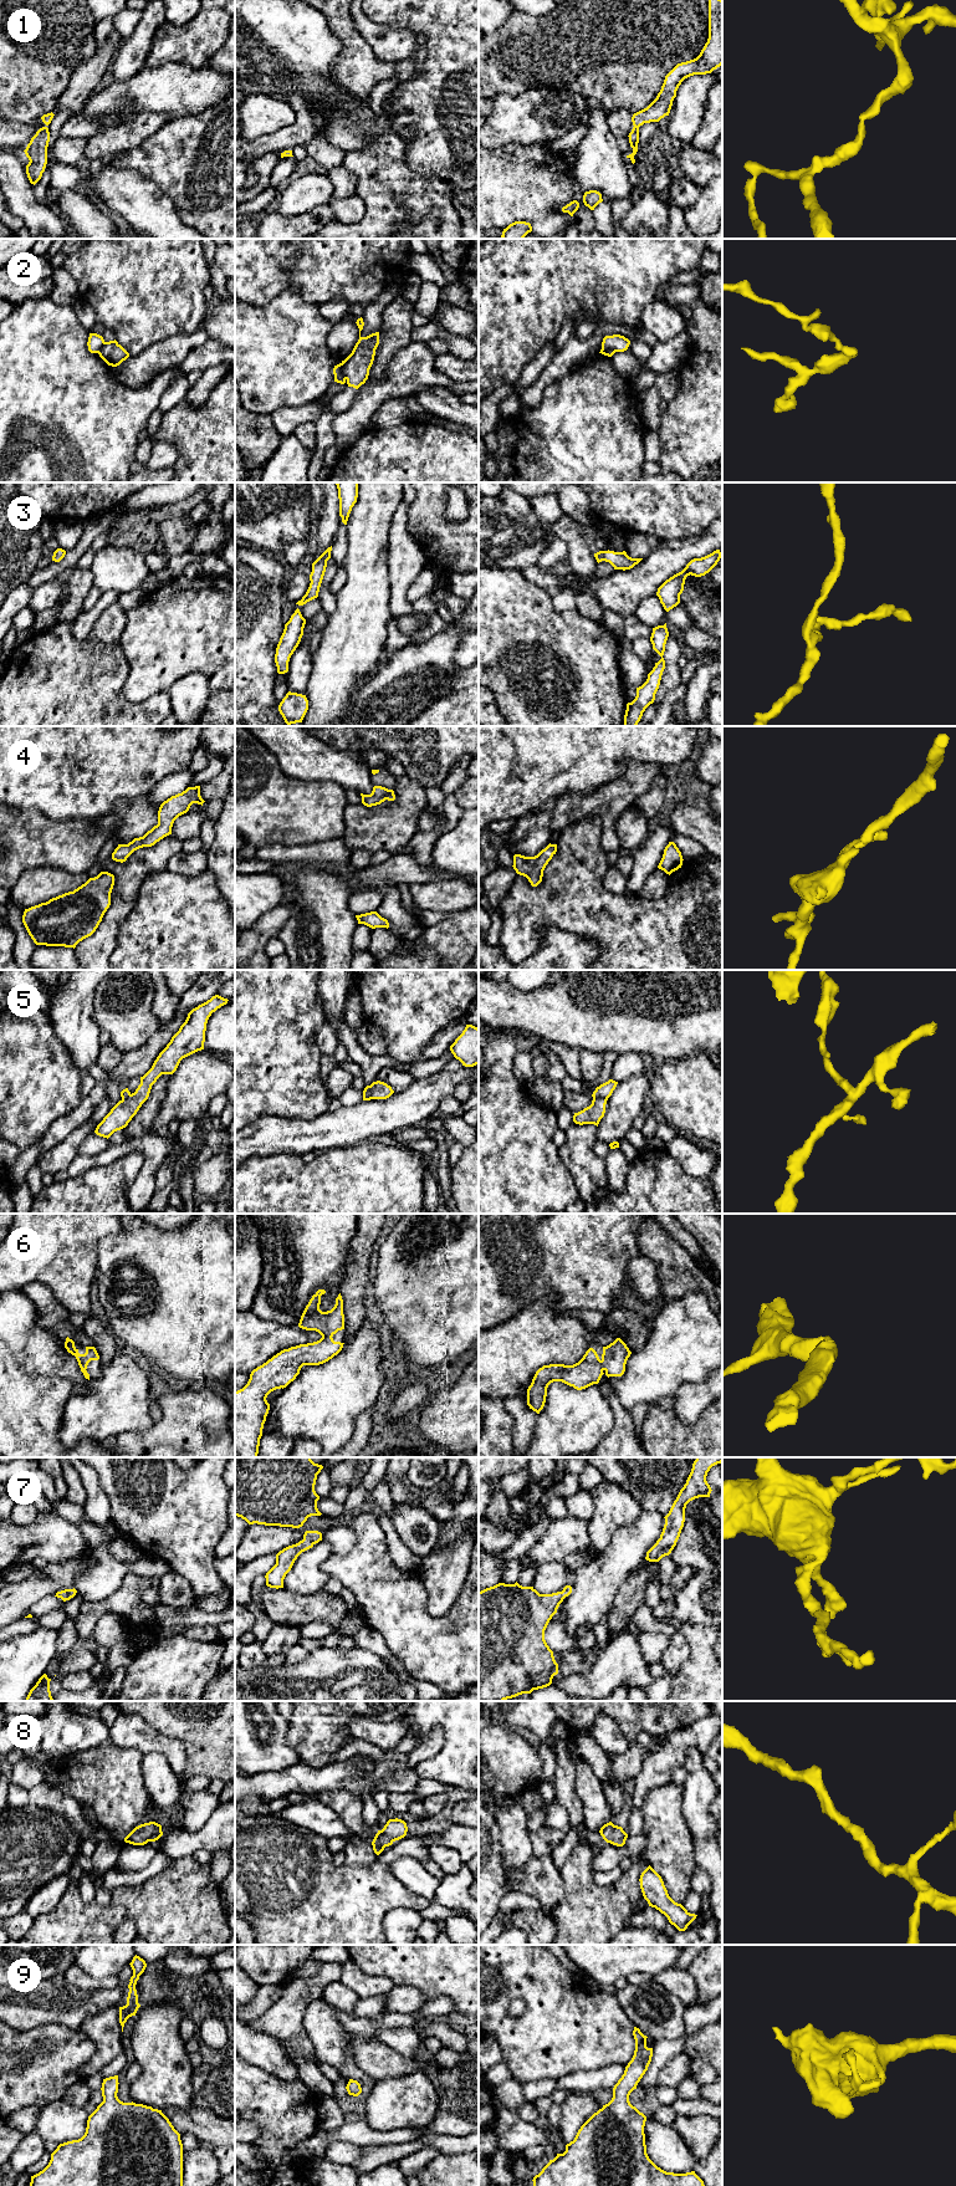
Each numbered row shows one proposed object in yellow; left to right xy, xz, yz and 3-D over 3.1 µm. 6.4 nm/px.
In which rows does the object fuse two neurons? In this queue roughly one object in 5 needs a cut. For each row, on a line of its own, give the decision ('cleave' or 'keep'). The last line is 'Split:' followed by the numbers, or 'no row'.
1: keep
2: cleave
3: keep
4: keep
5: cleave
6: keep
7: keep
8: keep
9: keep
Split: 2, 5

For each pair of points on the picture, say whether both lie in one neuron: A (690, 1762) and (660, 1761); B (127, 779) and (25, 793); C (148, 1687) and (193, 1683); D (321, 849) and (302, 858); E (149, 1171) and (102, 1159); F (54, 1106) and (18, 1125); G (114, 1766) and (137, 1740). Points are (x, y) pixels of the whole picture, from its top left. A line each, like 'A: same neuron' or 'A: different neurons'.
A: different neurons
B: same neuron
C: same neuron
D: same neuron
E: same neuron
F: same neuron
G: different neurons

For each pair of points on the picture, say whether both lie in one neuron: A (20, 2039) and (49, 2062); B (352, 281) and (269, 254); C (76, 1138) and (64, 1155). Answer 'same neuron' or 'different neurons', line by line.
A: same neuron
B: same neuron
C: same neuron

